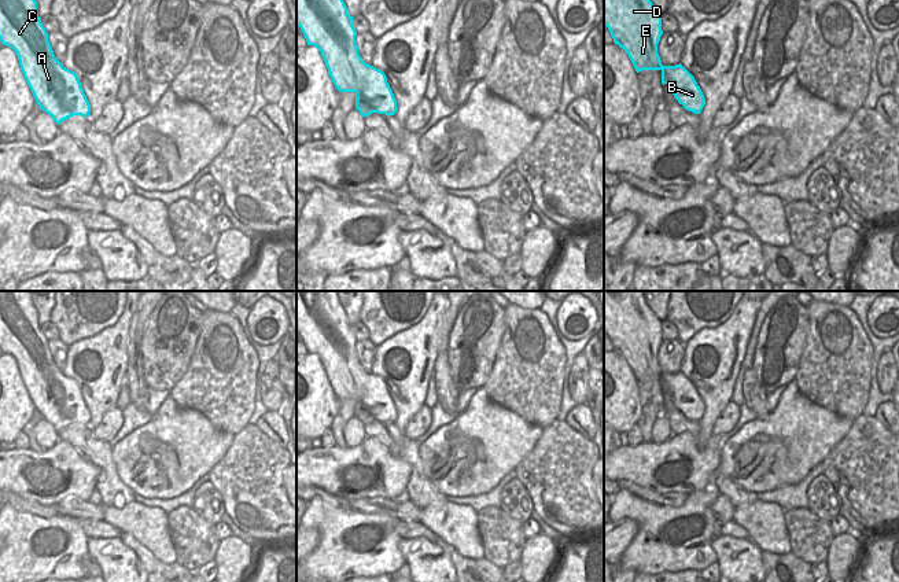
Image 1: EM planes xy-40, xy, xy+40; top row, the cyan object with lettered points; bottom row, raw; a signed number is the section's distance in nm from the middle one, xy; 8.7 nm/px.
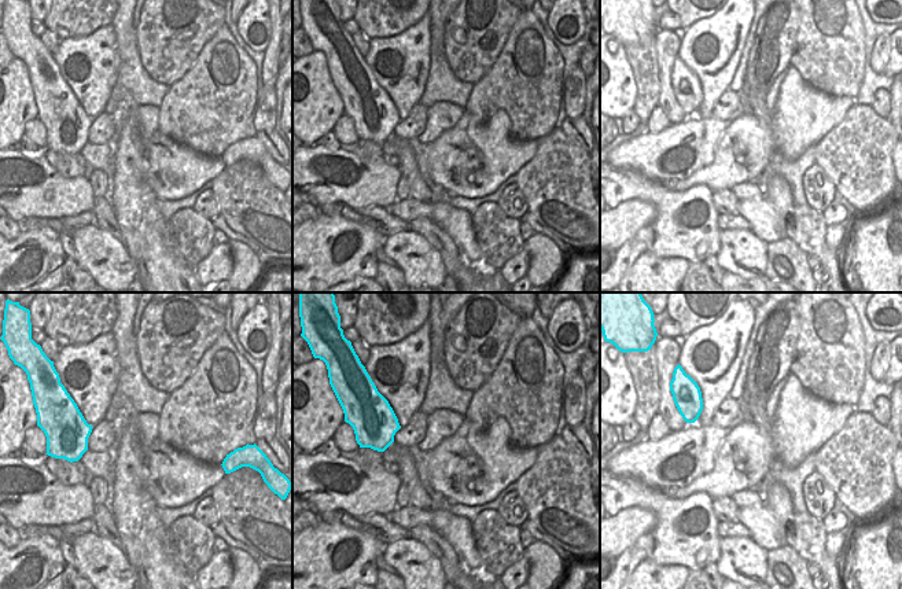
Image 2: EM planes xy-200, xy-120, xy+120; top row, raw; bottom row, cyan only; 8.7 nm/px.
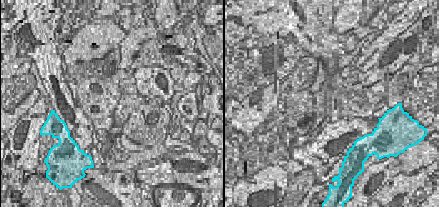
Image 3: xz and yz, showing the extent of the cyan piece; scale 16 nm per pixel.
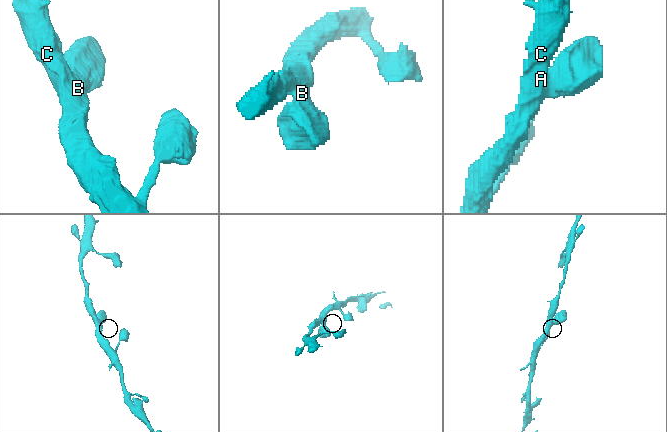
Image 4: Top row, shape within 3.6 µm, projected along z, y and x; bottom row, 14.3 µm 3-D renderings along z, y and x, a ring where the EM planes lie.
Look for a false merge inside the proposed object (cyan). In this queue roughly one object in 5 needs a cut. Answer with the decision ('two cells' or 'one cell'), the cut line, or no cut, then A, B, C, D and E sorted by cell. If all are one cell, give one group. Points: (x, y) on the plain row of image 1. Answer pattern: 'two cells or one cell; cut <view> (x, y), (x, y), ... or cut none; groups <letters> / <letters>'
one cell; cut none; groups A B C D E

